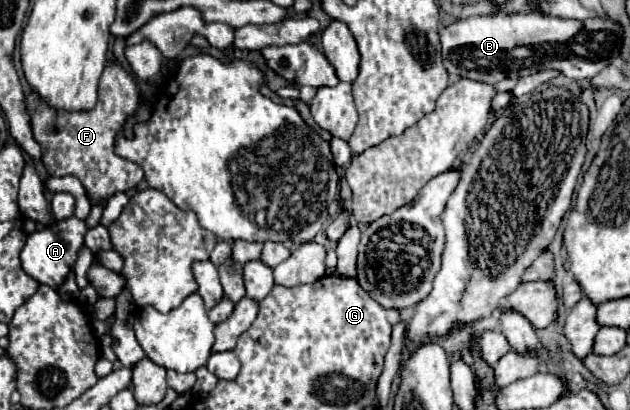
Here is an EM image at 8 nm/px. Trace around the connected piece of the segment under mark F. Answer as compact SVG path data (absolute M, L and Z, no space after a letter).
M108 63L102 77L100 77L100 93L98 103L92 111L82 113L68 113L68 111L56 111L50 109L38 95L30 95L26 99L26 105L32 115L32 131L34 139L40 143L44 153L44 167L48 175L62 177L62 175L74 175L82 181L90 201L102 201L112 197L114 193L128 191L136 187L144 173L142 169L122 159L114 153L114 137L126 123L126 117L136 111L138 107L138 89L130 73L126 73L120 65Z

